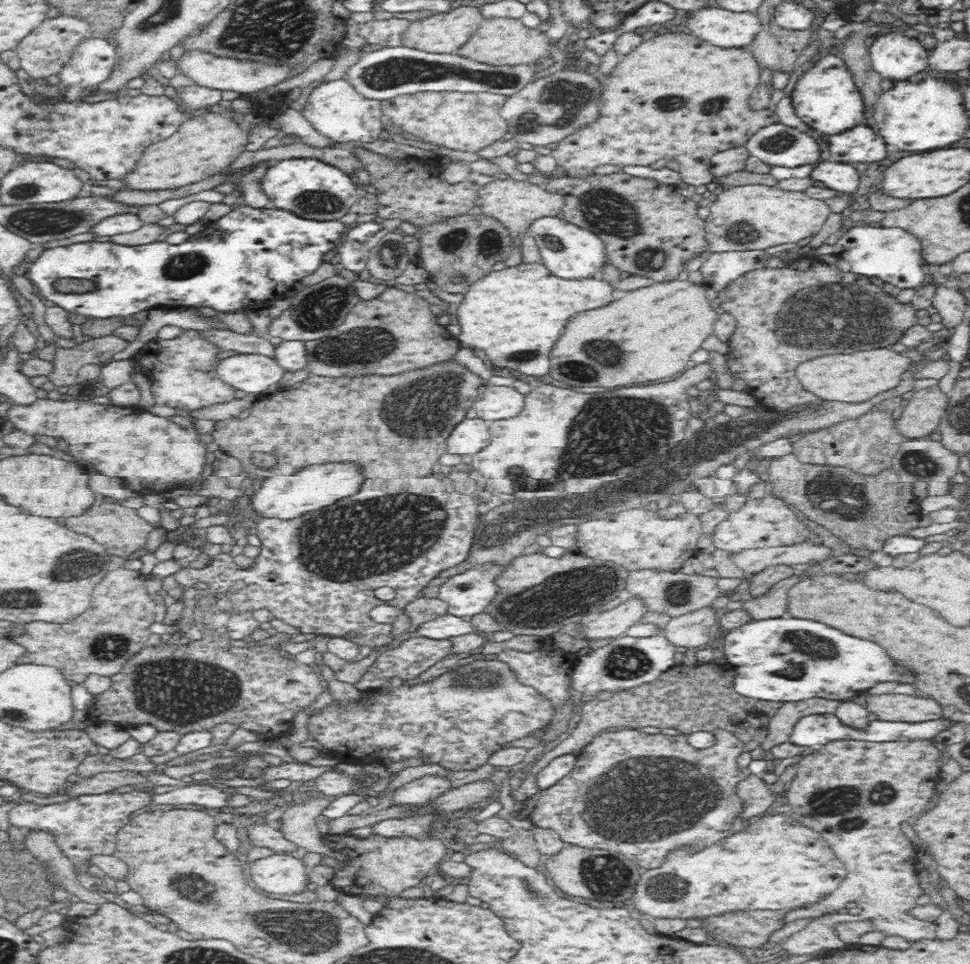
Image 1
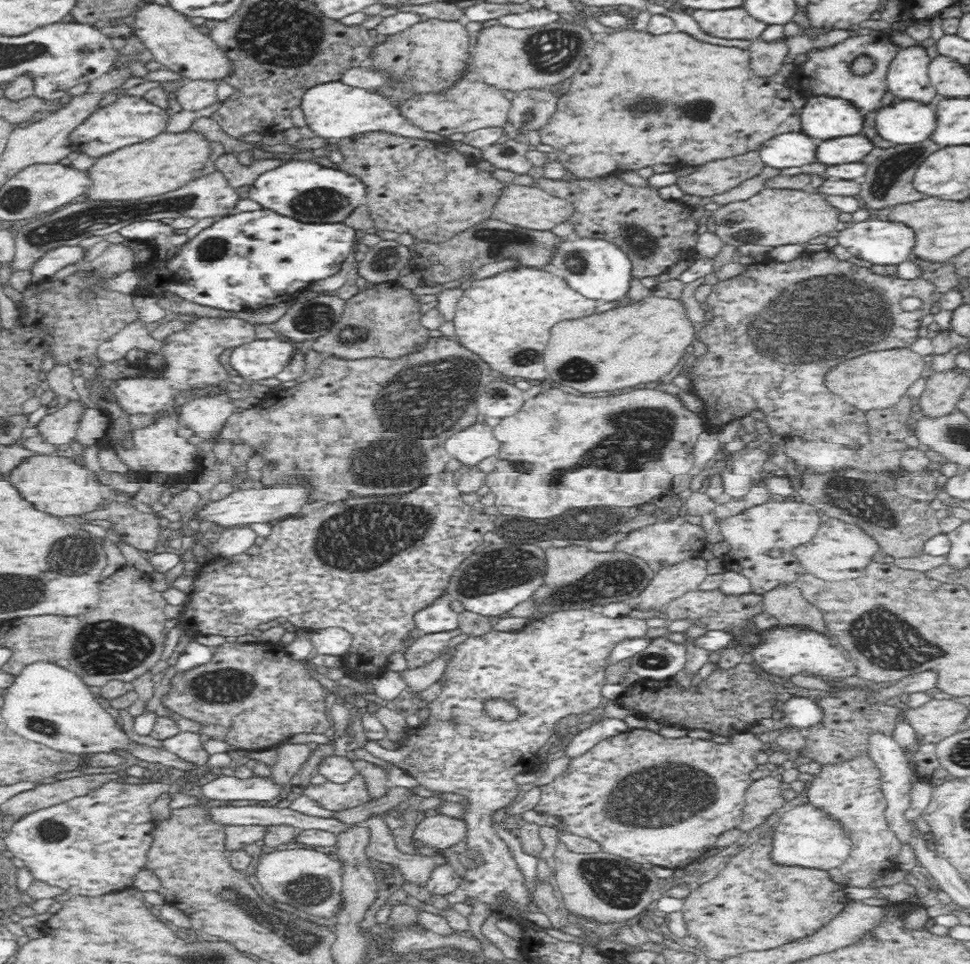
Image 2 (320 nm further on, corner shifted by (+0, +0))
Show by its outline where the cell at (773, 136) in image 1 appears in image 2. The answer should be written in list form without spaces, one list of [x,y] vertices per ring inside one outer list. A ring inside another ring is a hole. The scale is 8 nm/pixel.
[[[786,132],[770,138],[757,150],[765,166],[790,168],[812,164],[816,160],[816,144],[800,132]]]

